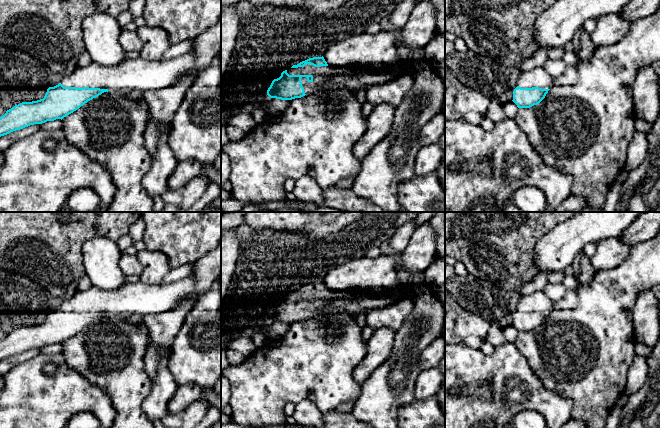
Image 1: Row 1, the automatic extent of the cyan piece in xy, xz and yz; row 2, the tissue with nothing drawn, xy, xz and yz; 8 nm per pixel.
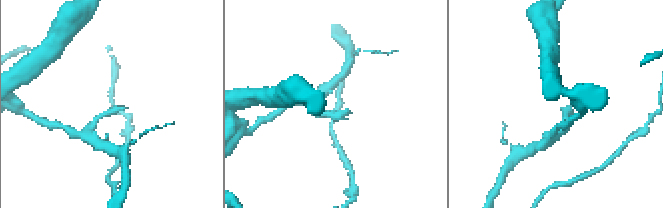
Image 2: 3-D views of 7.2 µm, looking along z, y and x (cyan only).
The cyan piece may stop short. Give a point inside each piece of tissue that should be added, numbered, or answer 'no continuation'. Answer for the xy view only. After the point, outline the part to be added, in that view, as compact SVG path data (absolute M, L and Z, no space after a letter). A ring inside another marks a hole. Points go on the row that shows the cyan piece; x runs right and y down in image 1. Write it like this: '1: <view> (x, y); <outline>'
1: xy (140, 74); M189 52L169 60L125 59L118 65L105 66L95 62L86 67L77 67L72 73L62 76L64 87L89 87L130 92L162 89L177 84L186 74L193 72L197 58Z

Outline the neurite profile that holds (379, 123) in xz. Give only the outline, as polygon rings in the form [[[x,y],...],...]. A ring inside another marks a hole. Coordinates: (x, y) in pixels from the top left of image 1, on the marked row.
[[[384,103],[374,107],[373,112],[366,118],[367,130],[353,147],[353,153],[358,159],[363,160],[388,135],[395,113],[392,105]]]

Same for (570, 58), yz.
[[[573,51],[565,52],[562,57],[566,65],[576,65],[579,61],[577,55]]]

